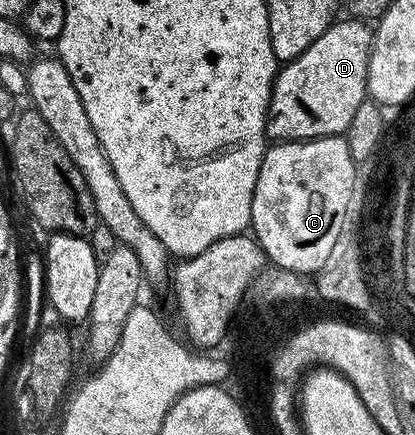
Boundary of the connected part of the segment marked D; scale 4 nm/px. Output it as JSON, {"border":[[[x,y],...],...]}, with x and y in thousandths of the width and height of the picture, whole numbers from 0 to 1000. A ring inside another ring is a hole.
{"border":[[[848,39],[814,41],[766,85],[742,113],[730,113],[720,131],[684,147],[658,186],[658,211],[648,234],[643,310],[658,324],[723,324],[773,320],[783,310],[829,310],[855,269],[855,251],[882,234],[889,198],[889,124],[899,110],[901,64],[887,51]]]}

